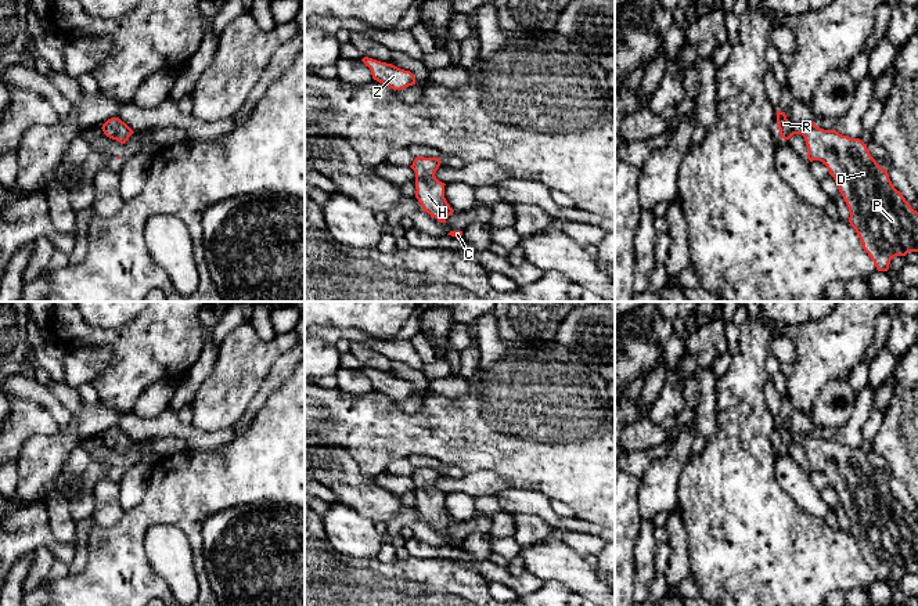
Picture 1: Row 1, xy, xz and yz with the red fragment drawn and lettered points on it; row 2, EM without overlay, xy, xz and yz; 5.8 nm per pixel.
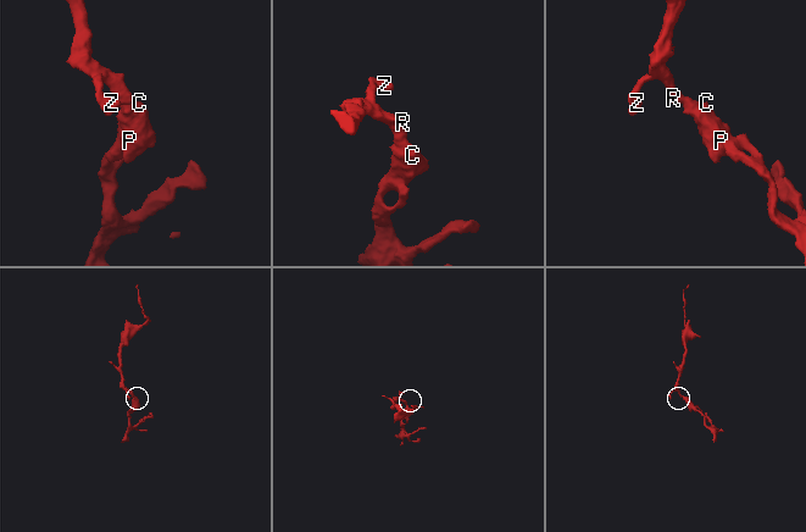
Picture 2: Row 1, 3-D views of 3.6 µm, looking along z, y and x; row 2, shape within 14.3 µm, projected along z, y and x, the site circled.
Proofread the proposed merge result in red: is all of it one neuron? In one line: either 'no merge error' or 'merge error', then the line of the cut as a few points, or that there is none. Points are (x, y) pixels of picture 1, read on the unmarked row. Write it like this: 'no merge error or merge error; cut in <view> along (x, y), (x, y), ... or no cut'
no merge error; no cut

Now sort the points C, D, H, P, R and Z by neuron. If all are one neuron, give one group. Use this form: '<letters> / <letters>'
C D H P R Z

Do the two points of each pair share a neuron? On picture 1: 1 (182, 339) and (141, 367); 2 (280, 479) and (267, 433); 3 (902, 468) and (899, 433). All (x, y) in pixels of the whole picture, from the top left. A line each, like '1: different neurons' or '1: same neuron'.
1: same neuron
2: same neuron
3: same neuron

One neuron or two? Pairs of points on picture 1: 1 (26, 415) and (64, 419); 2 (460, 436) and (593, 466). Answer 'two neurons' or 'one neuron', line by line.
1: two neurons
2: one neuron

